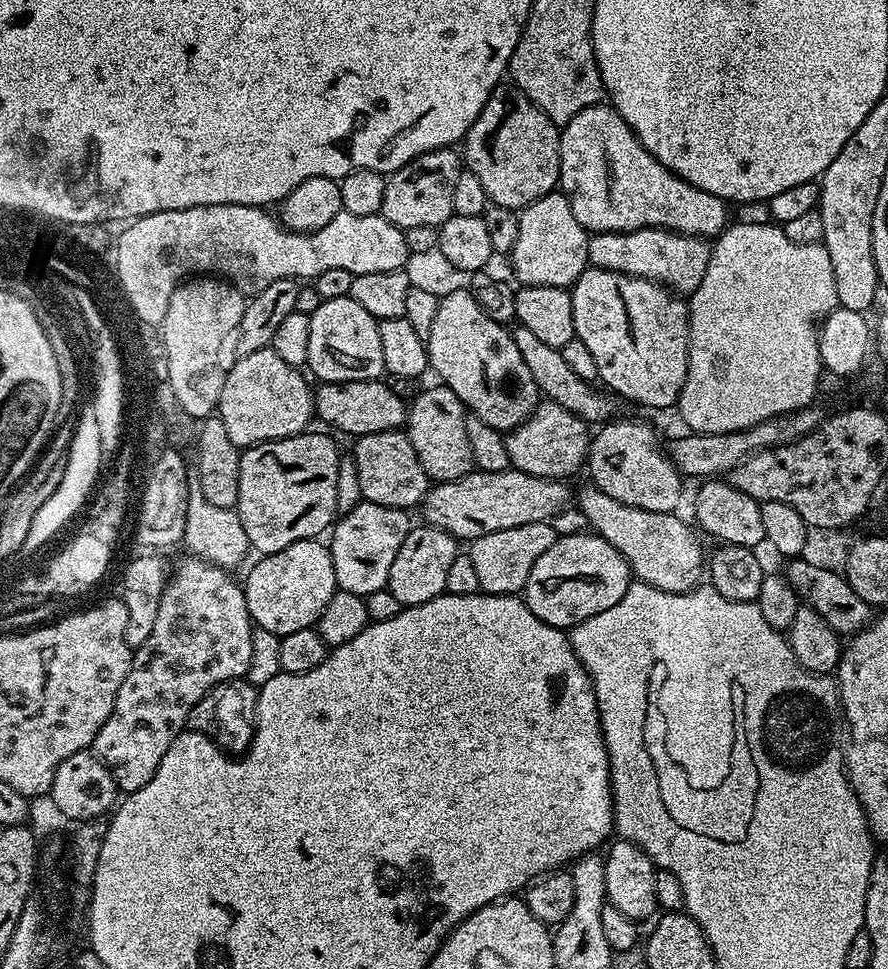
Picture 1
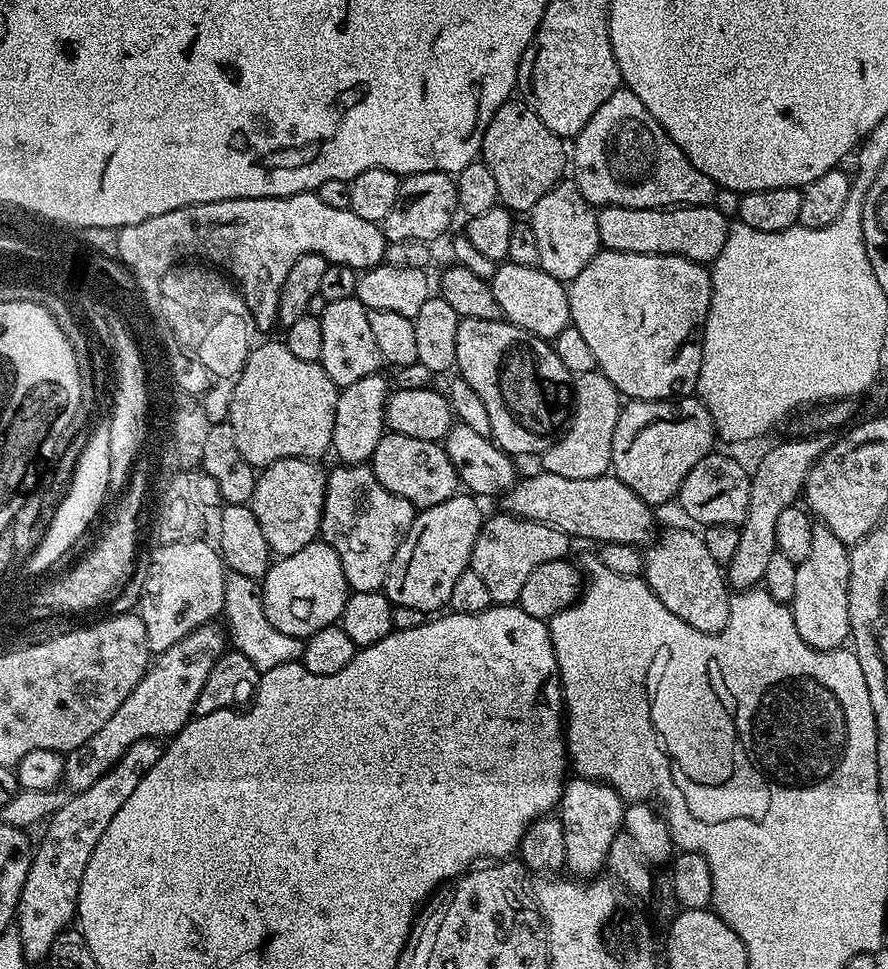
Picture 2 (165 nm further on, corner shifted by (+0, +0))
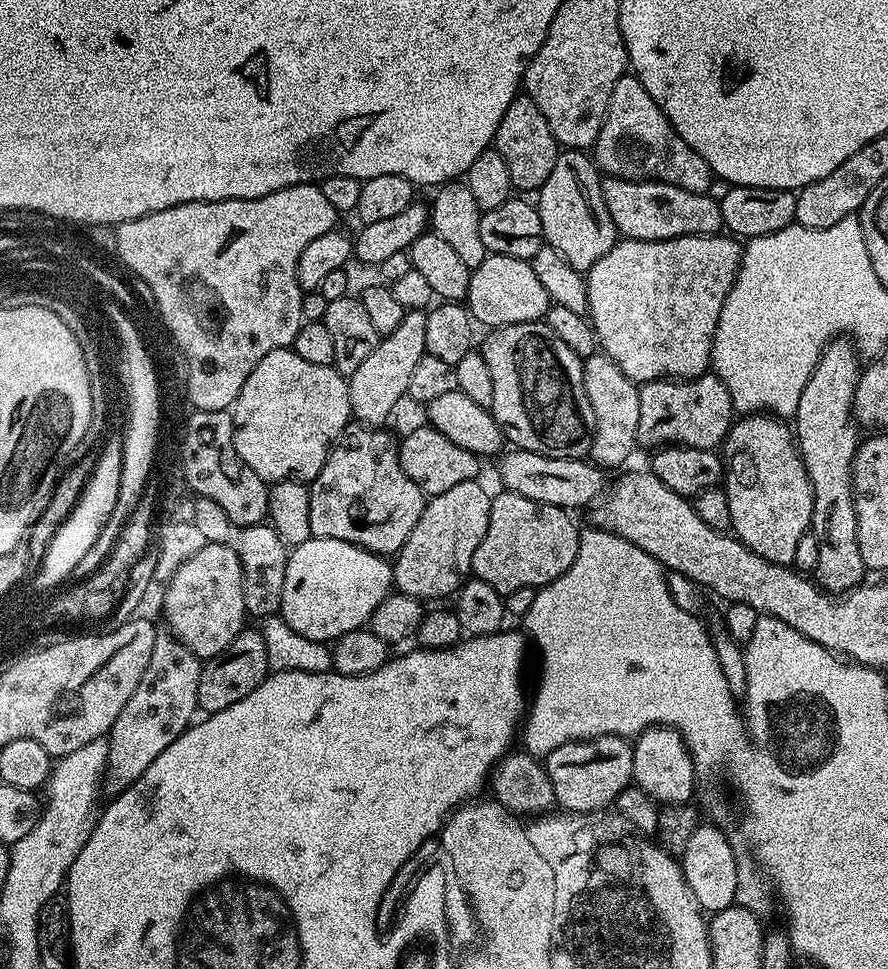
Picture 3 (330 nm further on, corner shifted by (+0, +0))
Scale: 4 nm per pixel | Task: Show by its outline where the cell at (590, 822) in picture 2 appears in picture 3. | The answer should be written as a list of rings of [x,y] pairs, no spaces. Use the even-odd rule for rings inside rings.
[[[599,736],[558,746],[543,761],[554,786],[554,798],[565,813],[587,814],[605,811],[622,790],[632,784],[632,744],[622,736]]]

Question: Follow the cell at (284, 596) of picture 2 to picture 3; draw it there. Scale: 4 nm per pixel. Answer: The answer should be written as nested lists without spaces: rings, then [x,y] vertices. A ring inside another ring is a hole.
[[[313,536],[295,545],[288,553],[279,615],[294,631],[306,638],[335,642],[342,634],[350,634],[350,630],[358,630],[371,621],[374,610],[378,610],[380,603],[393,591],[392,570],[393,565],[376,552],[367,552],[365,548],[338,538]]]

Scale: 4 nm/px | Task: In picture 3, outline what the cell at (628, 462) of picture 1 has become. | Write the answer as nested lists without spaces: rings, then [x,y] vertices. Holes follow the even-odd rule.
[[[715,374],[691,378],[649,380],[639,385],[637,441],[648,450],[661,446],[715,449],[723,445],[724,437],[734,423],[730,390]]]

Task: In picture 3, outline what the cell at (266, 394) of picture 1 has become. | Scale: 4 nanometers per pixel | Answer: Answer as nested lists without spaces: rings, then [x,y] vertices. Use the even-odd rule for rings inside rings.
[[[291,348],[266,354],[250,370],[250,378],[246,378],[230,411],[234,446],[242,462],[269,485],[283,480],[315,480],[332,445],[353,419],[347,379],[333,365],[314,366],[314,362],[298,358]]]

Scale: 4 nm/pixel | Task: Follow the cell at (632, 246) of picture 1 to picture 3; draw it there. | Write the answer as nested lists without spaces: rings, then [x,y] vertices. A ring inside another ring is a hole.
[[[604,176],[602,198],[617,233],[626,240],[669,240],[679,236],[715,236],[724,228],[720,202],[702,192],[682,190],[656,180],[623,180]]]

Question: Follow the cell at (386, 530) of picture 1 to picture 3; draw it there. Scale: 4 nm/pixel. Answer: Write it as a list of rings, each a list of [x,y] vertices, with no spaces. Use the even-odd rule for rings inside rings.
[[[356,426],[345,431],[344,435],[332,445],[322,470],[311,481],[308,497],[310,498],[310,530],[313,536],[338,538],[342,542],[356,544],[367,552],[388,558],[400,551],[401,546],[410,538],[418,518],[422,514],[426,497],[406,474],[400,465],[397,441],[391,440],[386,431],[375,427]]]

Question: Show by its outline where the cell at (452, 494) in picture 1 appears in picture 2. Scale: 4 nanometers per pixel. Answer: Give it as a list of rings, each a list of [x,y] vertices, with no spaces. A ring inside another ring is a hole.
[[[536,470],[533,476],[517,479],[516,483],[503,493],[503,511],[509,516],[520,516],[524,520],[542,522],[562,530],[569,538],[598,540],[599,545],[624,543],[644,546],[653,539],[653,505],[648,504],[626,482],[611,474],[598,478],[561,478]]]

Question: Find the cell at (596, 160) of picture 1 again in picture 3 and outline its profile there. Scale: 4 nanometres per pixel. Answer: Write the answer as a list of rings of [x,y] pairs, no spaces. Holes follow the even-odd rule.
[[[625,74],[618,86],[614,86],[608,113],[594,145],[594,163],[604,176],[617,176],[623,180],[656,180],[660,184],[678,186],[691,192],[707,193],[714,179],[710,166],[706,166],[706,158],[694,154],[694,150],[690,150],[690,146],[678,138],[674,126],[670,126],[662,110],[658,110],[658,102],[646,94],[646,86],[642,86],[635,74]]]

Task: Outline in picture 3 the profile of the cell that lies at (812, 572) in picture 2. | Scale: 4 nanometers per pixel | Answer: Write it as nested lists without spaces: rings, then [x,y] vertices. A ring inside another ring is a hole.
[[[848,338],[832,340],[824,347],[824,353],[818,358],[806,382],[806,390],[802,390],[802,398],[798,398],[798,410],[794,417],[794,435],[814,490],[814,510],[810,530],[820,540],[818,566],[814,576],[815,579],[820,579],[821,586],[828,594],[839,594],[848,592],[852,588],[859,588],[866,575],[862,550],[858,548],[858,518],[852,497],[852,463],[856,457],[856,450],[862,443],[862,436],[856,433],[858,424],[852,415],[852,403],[861,371],[862,357],[855,343]]]

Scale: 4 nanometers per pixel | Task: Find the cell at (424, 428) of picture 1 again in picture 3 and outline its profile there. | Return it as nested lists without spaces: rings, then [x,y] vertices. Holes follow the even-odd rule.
[[[525,448],[508,451],[505,451],[499,457],[499,460],[501,460],[496,472],[500,475],[501,482],[504,483],[501,485],[509,492],[522,494],[522,498],[534,498],[534,502],[542,502],[569,510],[584,507],[587,509],[593,502],[599,501],[605,491],[605,469],[601,468],[599,464],[589,462],[587,459],[550,458],[542,454],[528,452]]]

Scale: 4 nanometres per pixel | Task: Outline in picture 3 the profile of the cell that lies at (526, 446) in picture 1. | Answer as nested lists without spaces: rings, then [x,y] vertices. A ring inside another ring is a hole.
[[[597,354],[584,360],[584,385],[594,410],[594,428],[590,433],[591,463],[605,470],[616,468],[628,460],[628,455],[638,448],[638,398],[640,389],[636,381],[626,378],[622,370],[606,355]]]

